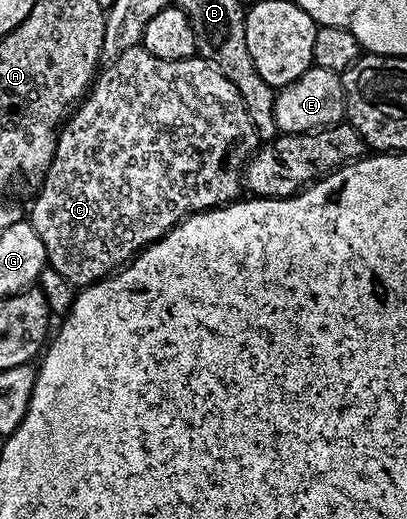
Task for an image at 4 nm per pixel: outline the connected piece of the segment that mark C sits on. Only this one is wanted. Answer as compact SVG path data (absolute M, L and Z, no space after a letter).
M135 45L112 59L106 66L109 67L96 75L95 85L72 111L68 121L60 127L57 149L53 151L53 163L40 183L41 191L33 202L31 215L35 232L39 232L39 240L43 240L48 269L53 269L63 281L70 282L71 285L77 286L76 288L84 288L93 282L108 278L118 268L126 265L134 255L144 250L149 243L160 240L172 226L177 226L190 214L199 214L202 210L213 210L216 206L227 206L230 202L238 201L242 197L247 159L259 149L259 139L251 124L251 116L247 116L247 108L235 84L231 84L231 80L227 80L227 76L223 76L223 72L219 72L219 68L212 66L206 58L194 56L179 60L163 60L159 56L151 56L140 45Z

